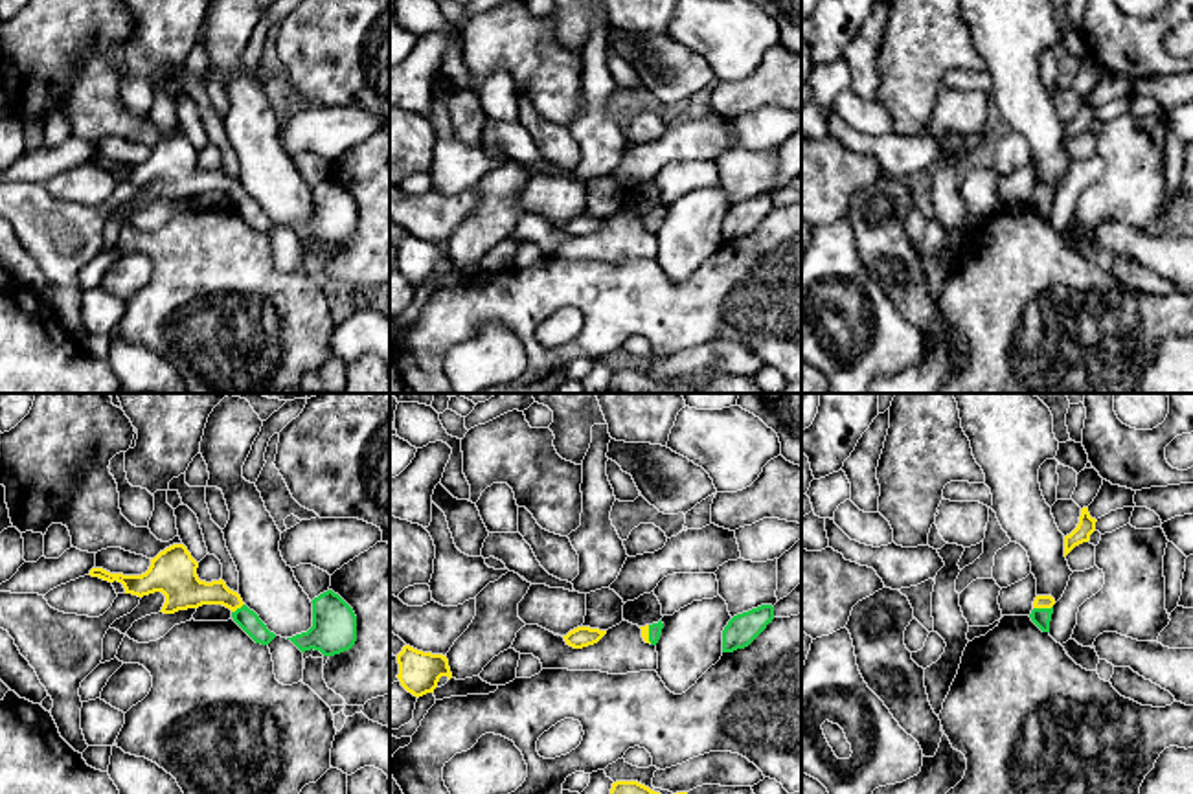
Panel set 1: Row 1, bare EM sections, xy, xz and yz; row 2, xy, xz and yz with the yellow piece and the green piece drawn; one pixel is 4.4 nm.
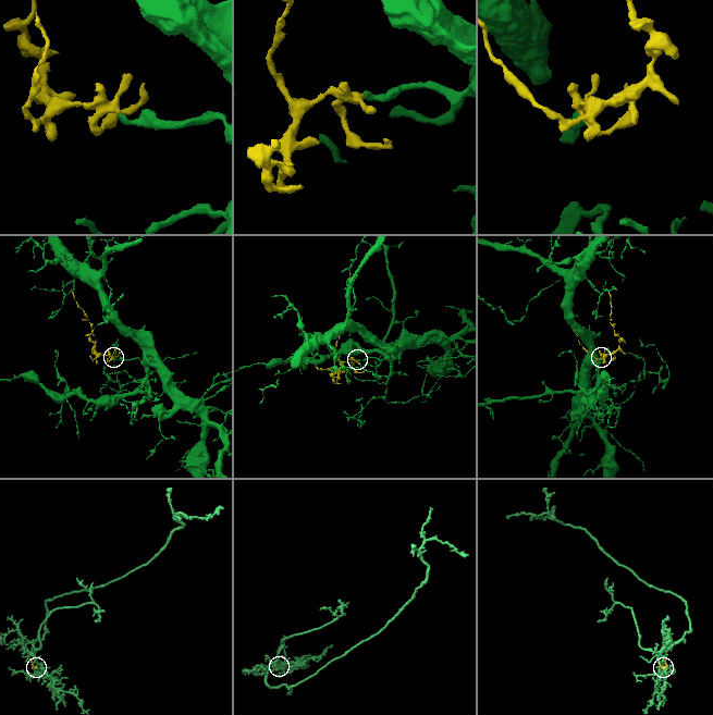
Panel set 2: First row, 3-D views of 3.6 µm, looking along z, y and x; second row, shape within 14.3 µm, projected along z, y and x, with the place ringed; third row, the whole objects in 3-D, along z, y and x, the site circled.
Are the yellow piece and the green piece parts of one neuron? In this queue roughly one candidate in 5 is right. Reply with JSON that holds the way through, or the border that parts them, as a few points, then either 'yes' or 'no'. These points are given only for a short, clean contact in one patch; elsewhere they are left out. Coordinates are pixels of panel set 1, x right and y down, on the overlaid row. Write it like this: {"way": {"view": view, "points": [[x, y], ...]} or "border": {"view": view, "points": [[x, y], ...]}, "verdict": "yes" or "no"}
{"way": {"view": "yz", "points": [[1041, 601], [1043, 607], [1039, 616]]}, "verdict": "yes"}

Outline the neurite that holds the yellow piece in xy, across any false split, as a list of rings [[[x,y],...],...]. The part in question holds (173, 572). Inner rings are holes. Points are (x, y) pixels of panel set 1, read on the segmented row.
[[[173,544],[151,559],[151,566],[142,575],[110,573],[103,568],[92,568],[88,575],[108,583],[121,583],[125,594],[138,597],[162,592],[165,603],[160,612],[175,614],[178,610],[199,608],[202,605],[222,605],[232,610],[233,621],[256,641],[268,645],[276,634],[267,629],[259,616],[250,610],[241,596],[219,581],[200,581],[199,562],[184,544]]]

